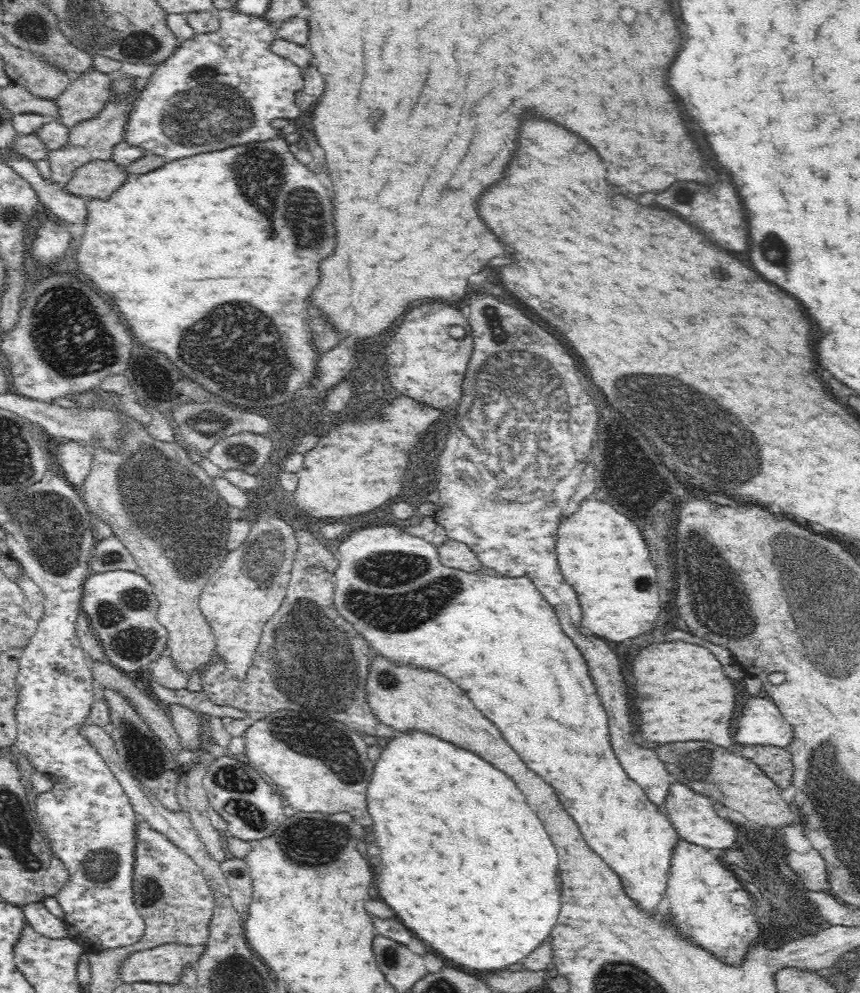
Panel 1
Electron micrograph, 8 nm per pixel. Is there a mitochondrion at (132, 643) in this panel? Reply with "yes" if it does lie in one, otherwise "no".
yes

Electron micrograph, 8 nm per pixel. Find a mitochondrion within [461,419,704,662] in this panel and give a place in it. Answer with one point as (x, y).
(655, 474)

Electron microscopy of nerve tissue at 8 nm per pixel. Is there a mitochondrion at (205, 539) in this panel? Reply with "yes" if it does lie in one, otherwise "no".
yes

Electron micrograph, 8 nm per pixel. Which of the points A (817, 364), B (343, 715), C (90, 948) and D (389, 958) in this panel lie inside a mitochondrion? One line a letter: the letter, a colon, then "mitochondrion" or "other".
A: other
B: mitochondrion
C: other
D: mitochondrion

